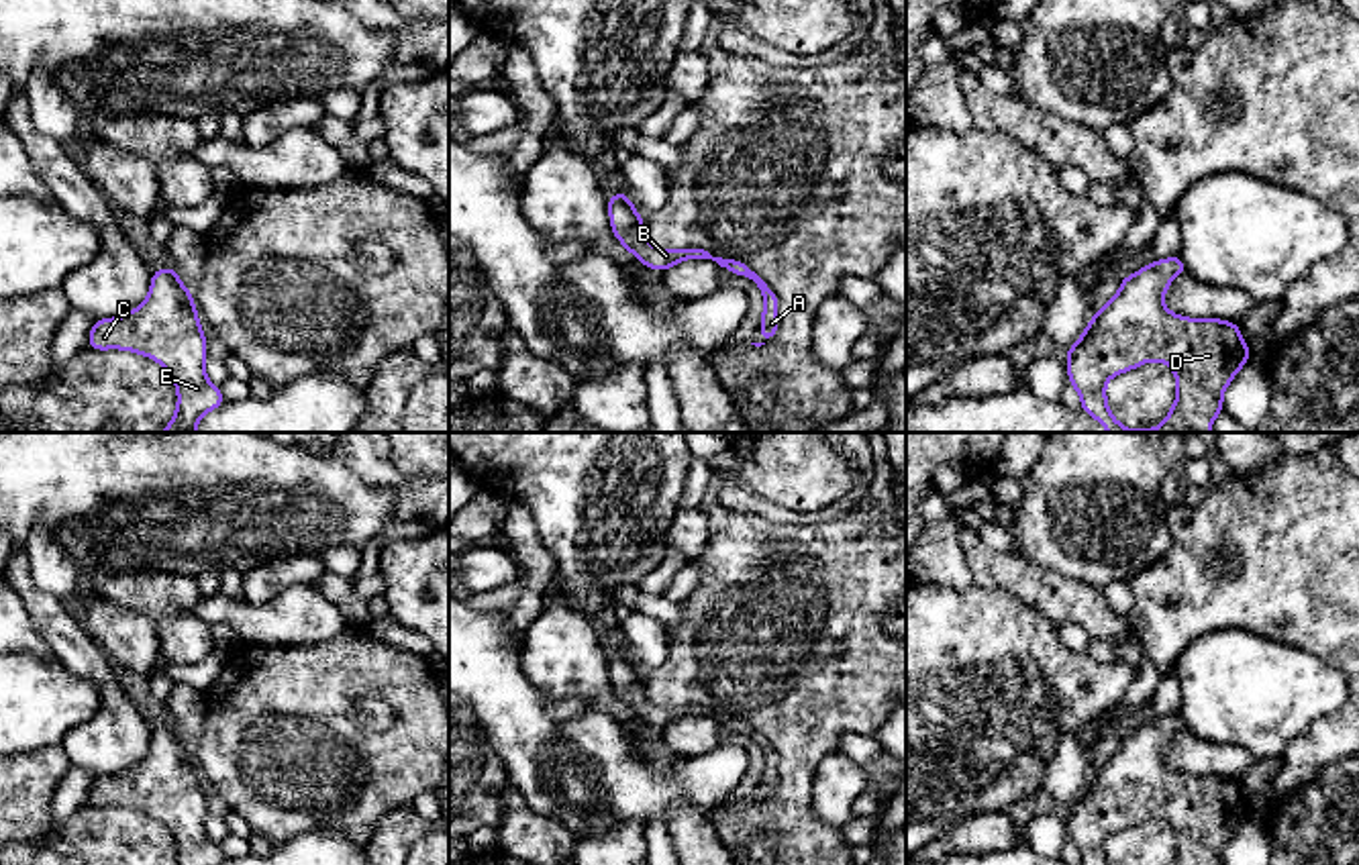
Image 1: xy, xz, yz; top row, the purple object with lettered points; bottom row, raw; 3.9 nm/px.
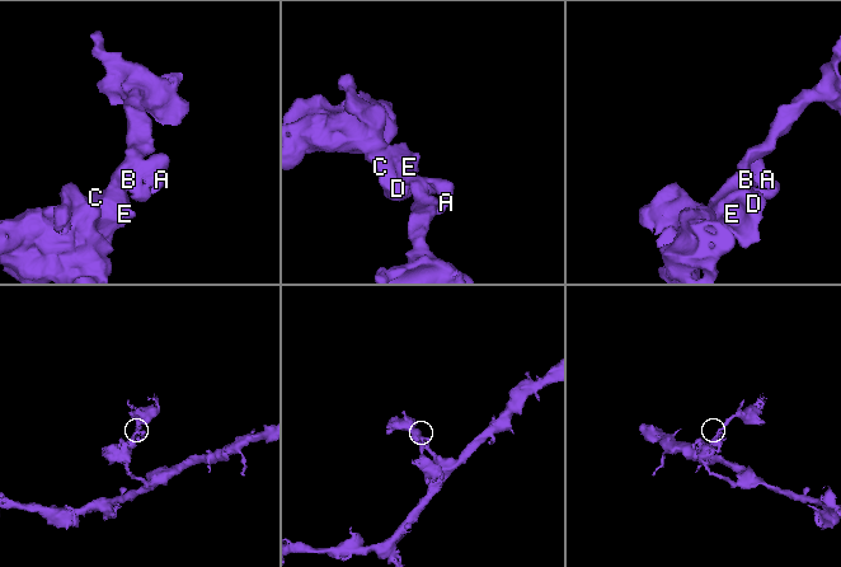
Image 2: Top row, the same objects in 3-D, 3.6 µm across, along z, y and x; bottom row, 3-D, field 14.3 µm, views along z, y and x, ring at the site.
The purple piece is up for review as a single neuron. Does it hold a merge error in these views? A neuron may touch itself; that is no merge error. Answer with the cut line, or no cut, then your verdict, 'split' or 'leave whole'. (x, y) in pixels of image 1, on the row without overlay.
cut none; leave whole

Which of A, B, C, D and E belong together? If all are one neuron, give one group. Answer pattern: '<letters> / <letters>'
A B C D E

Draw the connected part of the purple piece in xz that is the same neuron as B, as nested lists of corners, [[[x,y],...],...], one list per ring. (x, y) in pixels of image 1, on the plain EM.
[[[618,647],[610,657],[608,657],[608,661],[606,661],[606,665],[608,665],[608,671],[610,671],[610,681],[612,681],[612,690],[614,690],[614,694],[622,700],[622,704],[624,706],[628,706],[643,722],[647,722],[647,724],[651,724],[651,726],[657,726],[657,728],[665,728],[667,724],[671,724],[671,722],[675,722],[675,720],[680,720],[680,718],[686,718],[686,716],[694,716],[694,718],[702,718],[702,716],[712,716],[712,718],[716,718],[720,724],[724,724],[726,728],[731,728],[731,730],[737,730],[737,732],[743,732],[743,734],[749,734],[749,736],[753,736],[755,741],[757,741],[757,745],[761,747],[761,751],[763,751],[763,771],[761,771],[761,790],[757,792],[757,794],[763,794],[765,798],[763,800],[751,800],[751,802],[755,802],[755,804],[761,804],[761,802],[765,802],[765,800],[771,800],[773,798],[773,794],[775,794],[775,790],[777,790],[777,763],[779,763],[779,757],[777,757],[777,753],[775,753],[775,749],[747,722],[747,720],[743,720],[743,718],[735,718],[735,716],[722,716],[722,714],[712,714],[708,708],[704,708],[704,706],[657,706],[657,704],[653,704],[647,696],[645,696],[645,685],[643,685],[643,675],[639,673],[639,669],[637,669],[637,665],[633,663],[633,659],[626,655],[626,651],[624,651],[624,647]]]

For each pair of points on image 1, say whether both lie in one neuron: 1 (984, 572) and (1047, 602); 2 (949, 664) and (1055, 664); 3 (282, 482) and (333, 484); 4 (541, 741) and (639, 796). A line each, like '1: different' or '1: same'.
1: same
2: same
3: same
4: same

